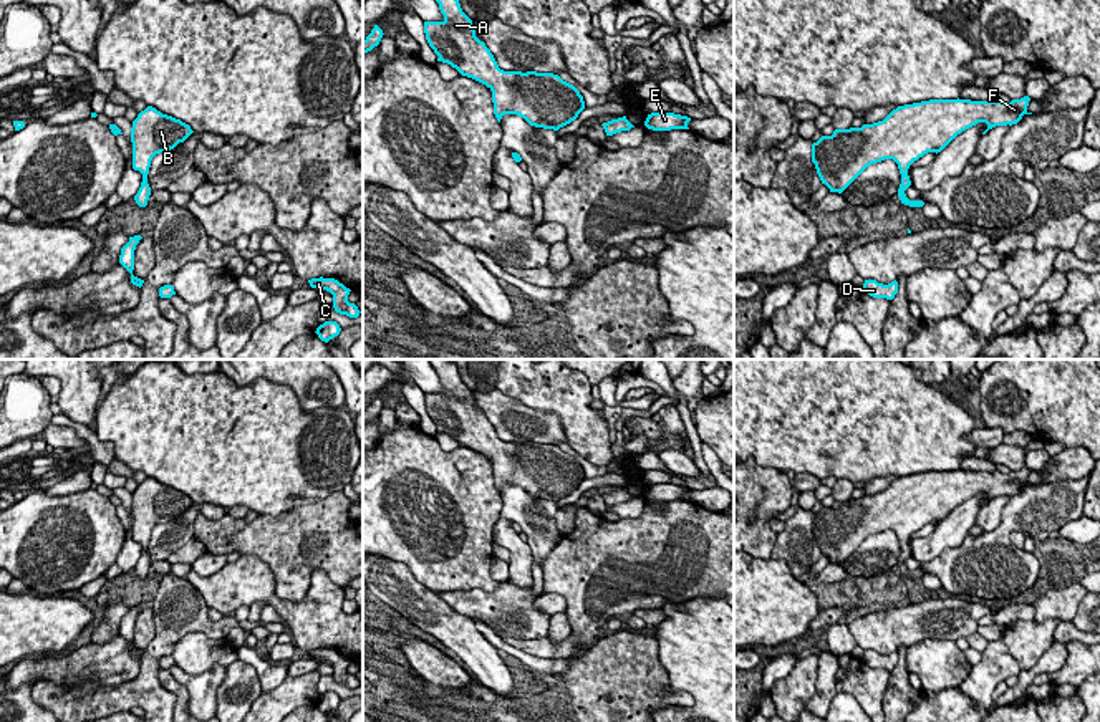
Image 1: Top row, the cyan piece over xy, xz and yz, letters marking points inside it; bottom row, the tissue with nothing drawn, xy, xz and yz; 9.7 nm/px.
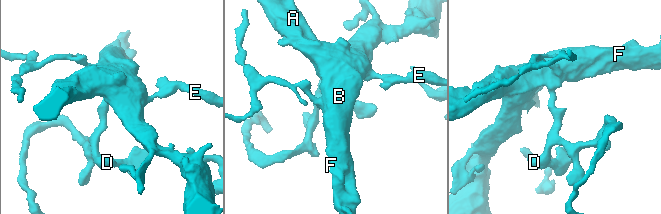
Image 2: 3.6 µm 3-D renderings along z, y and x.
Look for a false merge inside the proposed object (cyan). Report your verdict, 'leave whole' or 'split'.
leave whole

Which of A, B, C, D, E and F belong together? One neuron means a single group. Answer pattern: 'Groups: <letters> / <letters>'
Groups: A B C D E F

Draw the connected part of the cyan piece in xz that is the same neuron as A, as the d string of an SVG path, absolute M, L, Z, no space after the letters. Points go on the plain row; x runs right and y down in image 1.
M429 359L429 363L444 386L442 392L424 392L429 417L439 427L437 432L451 436L462 447L472 449L492 462L494 485L499 493L504 485L517 485L530 497L558 502L585 480L580 462L558 445L500 440L490 421L475 407L472 391L462 383L457 366L451 359Z

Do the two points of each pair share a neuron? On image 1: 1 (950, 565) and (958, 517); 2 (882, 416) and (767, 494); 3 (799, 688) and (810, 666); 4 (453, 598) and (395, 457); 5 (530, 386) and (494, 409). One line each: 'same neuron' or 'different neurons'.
1: different neurons
2: different neurons
3: same neuron
4: different neurons
5: different neurons

